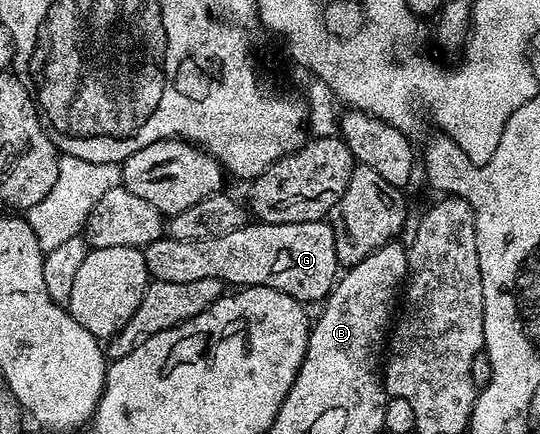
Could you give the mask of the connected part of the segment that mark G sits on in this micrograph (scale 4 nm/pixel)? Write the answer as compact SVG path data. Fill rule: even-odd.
M324 219L314 221L298 221L297 223L262 223L249 221L242 229L234 233L226 233L226 237L214 237L210 241L178 241L161 237L143 248L144 260L149 276L155 281L202 281L206 277L214 277L225 285L236 283L241 287L269 287L278 289L278 293L286 293L300 303L319 304L328 298L336 286L342 268L338 261L338 249L334 247L334 229L331 222Z

